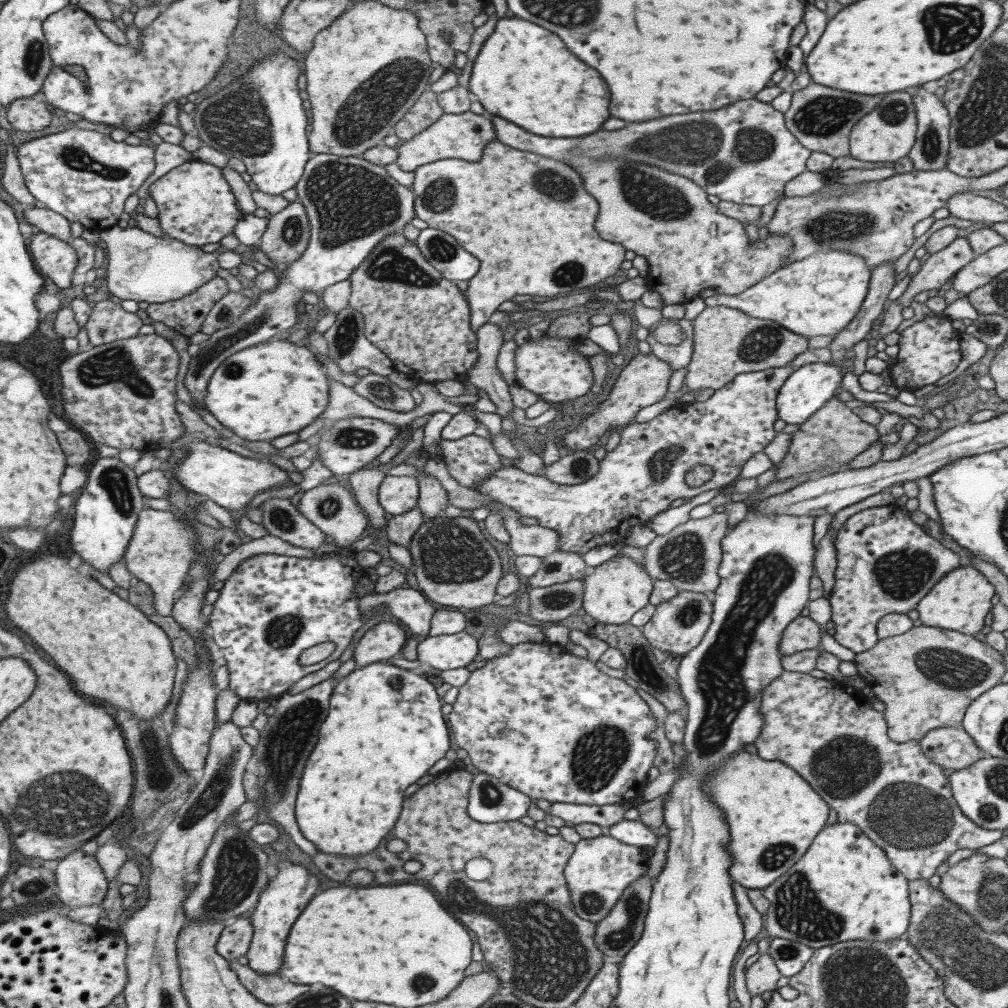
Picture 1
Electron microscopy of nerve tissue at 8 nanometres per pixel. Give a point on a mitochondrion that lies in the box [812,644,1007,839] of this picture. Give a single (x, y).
(954, 671)

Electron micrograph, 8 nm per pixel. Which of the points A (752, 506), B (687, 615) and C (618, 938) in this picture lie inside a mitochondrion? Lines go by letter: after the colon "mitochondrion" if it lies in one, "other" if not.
A: other
B: mitochondrion
C: mitochondrion

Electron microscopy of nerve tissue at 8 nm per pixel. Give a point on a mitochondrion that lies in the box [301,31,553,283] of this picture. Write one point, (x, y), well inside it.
(349, 202)

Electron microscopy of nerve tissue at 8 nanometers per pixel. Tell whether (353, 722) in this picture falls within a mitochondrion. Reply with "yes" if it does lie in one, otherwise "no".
no

